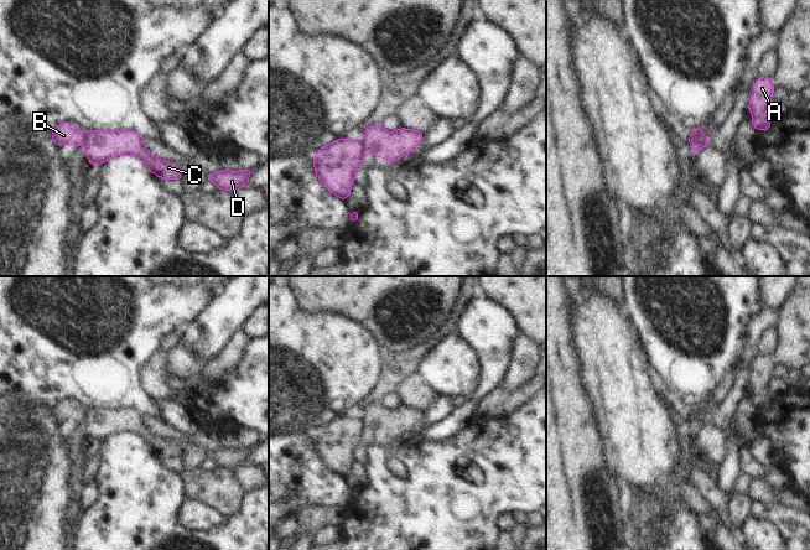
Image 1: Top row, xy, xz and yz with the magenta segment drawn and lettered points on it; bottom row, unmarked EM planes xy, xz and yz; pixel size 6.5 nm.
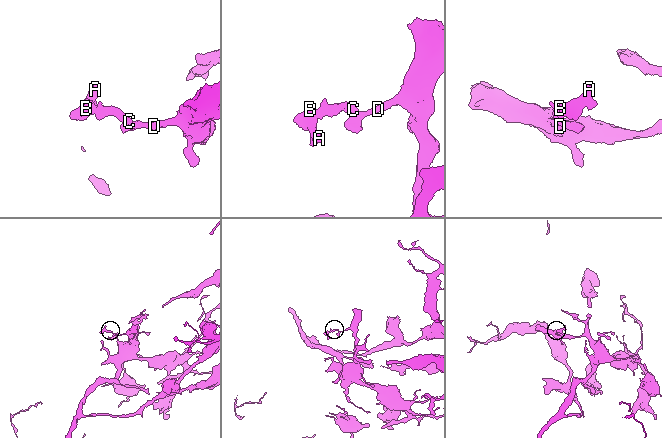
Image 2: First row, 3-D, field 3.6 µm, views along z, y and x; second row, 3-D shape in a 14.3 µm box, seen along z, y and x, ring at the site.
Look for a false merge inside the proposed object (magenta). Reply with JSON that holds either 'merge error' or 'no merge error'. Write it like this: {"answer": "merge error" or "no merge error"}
{"answer": "merge error"}

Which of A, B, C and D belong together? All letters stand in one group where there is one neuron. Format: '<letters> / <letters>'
A B / C D

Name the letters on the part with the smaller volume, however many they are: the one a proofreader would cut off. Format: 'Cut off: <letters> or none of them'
Cut off: A, B

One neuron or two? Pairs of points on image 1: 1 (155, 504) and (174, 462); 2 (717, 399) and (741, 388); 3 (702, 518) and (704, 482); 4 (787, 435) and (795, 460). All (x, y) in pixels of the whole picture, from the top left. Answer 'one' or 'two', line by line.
1: two
2: two
3: two
4: one

